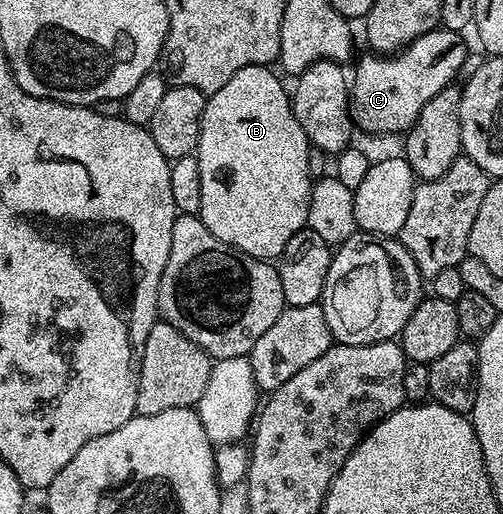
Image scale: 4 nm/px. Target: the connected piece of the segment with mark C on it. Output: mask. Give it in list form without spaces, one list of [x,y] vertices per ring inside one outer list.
[[[436,28],[428,31],[424,35],[420,35],[420,39],[416,39],[411,45],[407,45],[405,49],[398,50],[393,55],[369,55],[358,66],[355,67],[354,73],[352,69],[352,116],[354,124],[359,130],[362,129],[366,133],[398,133],[405,134],[406,130],[412,127],[412,123],[416,123],[416,115],[420,115],[420,111],[424,111],[424,105],[432,99],[432,95],[436,95],[445,87],[455,80],[454,76],[462,69],[462,64],[466,61],[466,45],[462,42],[464,39],[462,33],[453,33],[451,29]]]

